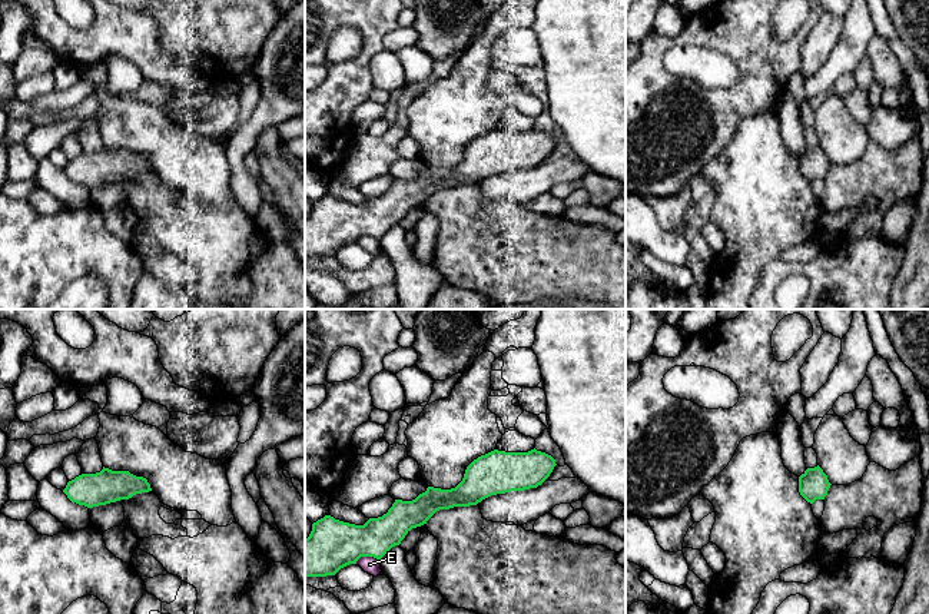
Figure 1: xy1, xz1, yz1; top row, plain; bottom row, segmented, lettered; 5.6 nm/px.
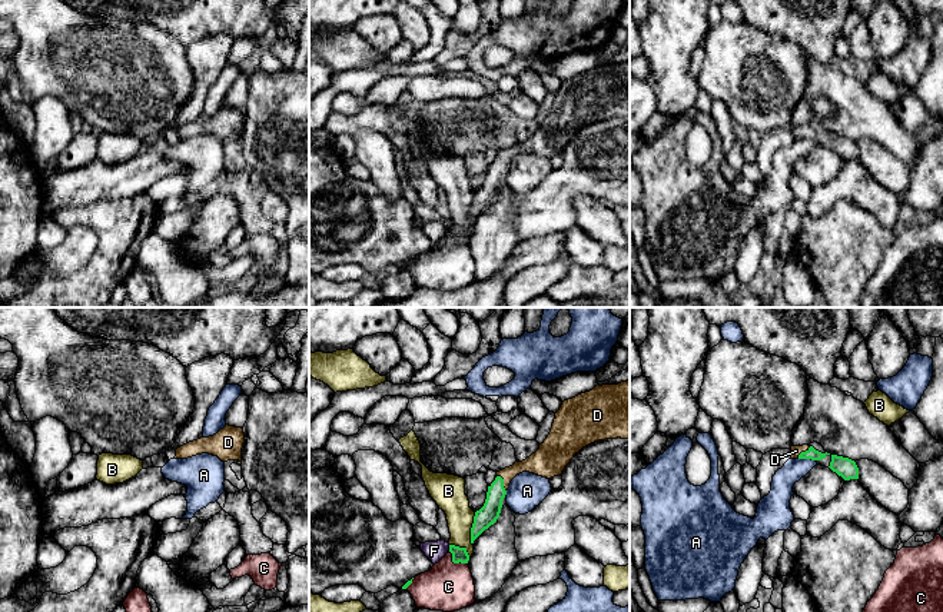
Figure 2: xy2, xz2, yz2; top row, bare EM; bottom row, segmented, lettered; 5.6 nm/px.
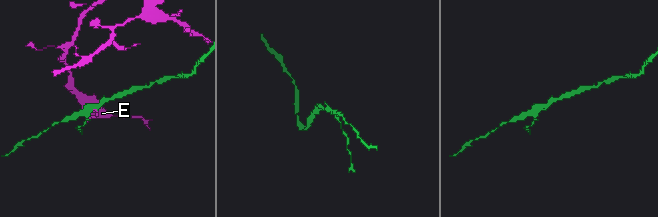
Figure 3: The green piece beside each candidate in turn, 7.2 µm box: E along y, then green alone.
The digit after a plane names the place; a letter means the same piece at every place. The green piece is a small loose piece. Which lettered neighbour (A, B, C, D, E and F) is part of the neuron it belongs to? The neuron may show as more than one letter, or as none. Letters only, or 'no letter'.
D

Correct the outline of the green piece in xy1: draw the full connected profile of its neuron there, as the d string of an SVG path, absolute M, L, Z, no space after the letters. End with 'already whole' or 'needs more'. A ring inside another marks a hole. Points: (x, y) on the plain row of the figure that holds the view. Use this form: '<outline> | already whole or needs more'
M104 146L100 152L76 156L63 169L72 182L87 187L129 179L136 173L149 170L152 167L146 157L136 156L129 150L112 150Z | already whole

